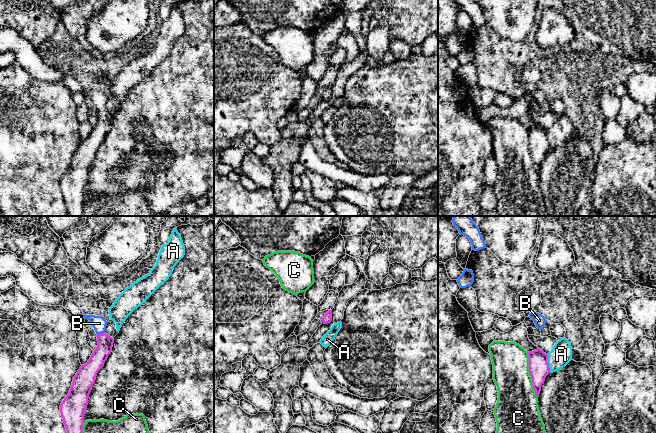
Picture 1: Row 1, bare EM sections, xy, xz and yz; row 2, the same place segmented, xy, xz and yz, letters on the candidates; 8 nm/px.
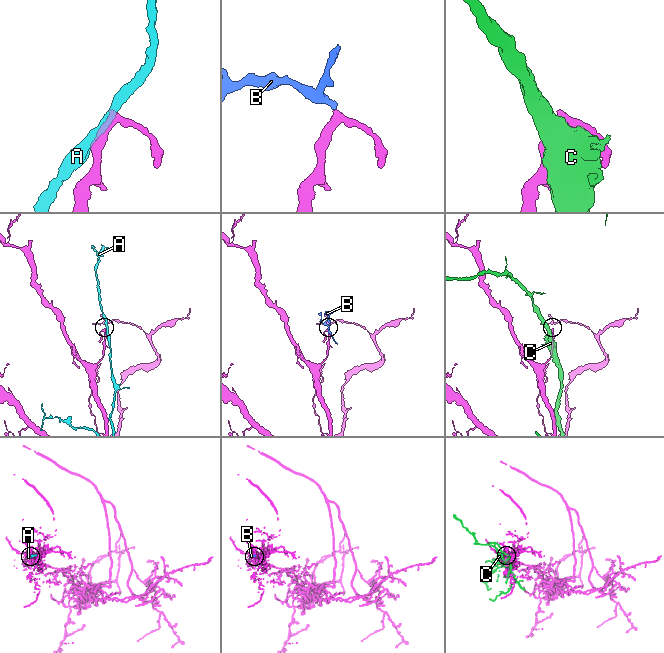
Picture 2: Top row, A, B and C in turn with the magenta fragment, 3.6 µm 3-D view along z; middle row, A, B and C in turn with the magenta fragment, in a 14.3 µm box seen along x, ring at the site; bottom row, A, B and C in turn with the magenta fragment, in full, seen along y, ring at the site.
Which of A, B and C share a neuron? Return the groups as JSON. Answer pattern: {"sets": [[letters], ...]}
{"sets": [["A"], ["B"], ["C"]]}

